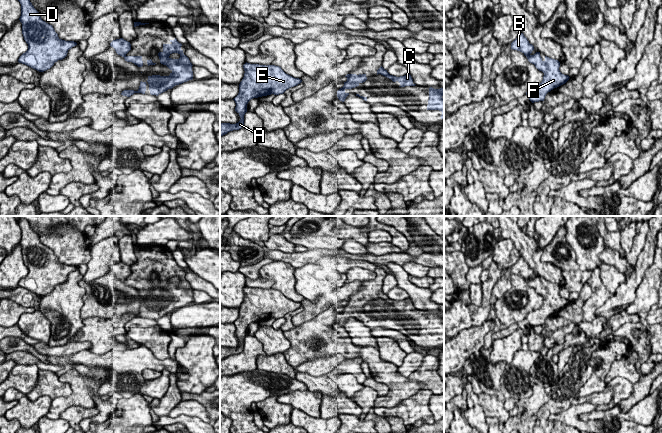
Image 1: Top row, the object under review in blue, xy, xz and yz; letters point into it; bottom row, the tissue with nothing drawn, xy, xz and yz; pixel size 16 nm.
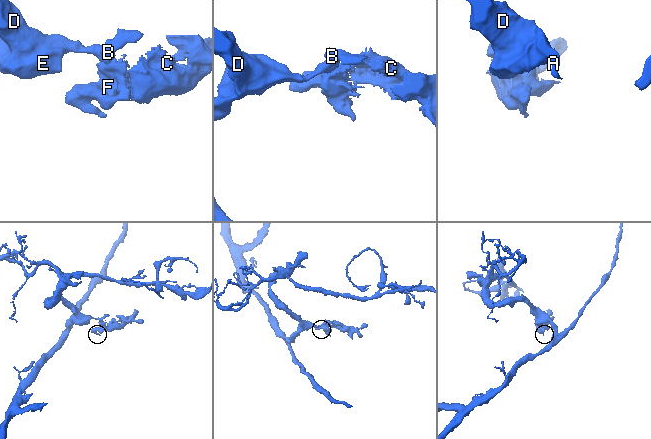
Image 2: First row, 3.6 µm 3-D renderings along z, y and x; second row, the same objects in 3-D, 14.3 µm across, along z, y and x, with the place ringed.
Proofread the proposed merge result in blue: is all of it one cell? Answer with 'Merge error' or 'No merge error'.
Merge error

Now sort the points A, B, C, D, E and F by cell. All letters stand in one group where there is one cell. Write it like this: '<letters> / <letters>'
A B D E / C F

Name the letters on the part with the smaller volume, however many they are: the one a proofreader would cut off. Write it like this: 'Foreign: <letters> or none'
Foreign: C, F

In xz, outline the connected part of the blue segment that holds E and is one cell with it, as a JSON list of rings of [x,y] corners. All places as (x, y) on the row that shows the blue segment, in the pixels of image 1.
[[[246,62],[243,68],[245,73],[239,84],[239,93],[233,99],[236,103],[235,111],[241,119],[236,124],[220,123],[220,136],[243,127],[247,104],[251,99],[283,94],[287,89],[302,82],[301,79],[286,74],[281,67],[275,65],[266,66]]]

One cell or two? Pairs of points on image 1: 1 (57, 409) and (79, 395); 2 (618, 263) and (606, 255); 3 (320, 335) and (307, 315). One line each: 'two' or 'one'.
1: one
2: one
3: two

